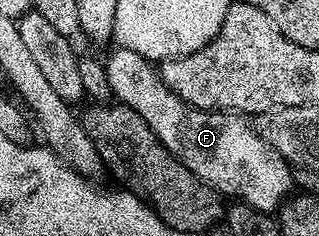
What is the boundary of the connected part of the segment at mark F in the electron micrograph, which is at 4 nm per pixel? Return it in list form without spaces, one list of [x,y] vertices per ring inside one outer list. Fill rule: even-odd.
[[[112,48],[111,58],[106,58],[107,75],[109,77],[109,87],[111,96],[118,104],[127,105],[157,135],[160,143],[178,157],[179,162],[187,168],[197,179],[201,179],[205,184],[211,186],[216,193],[226,195],[231,199],[238,199],[242,204],[253,207],[262,213],[274,214],[279,206],[283,204],[285,198],[293,189],[293,169],[261,134],[253,128],[246,116],[242,113],[232,113],[230,111],[212,111],[210,109],[194,109],[192,105],[186,105],[178,95],[175,94],[159,78],[159,70],[146,57],[137,55],[137,51],[128,49]]]

